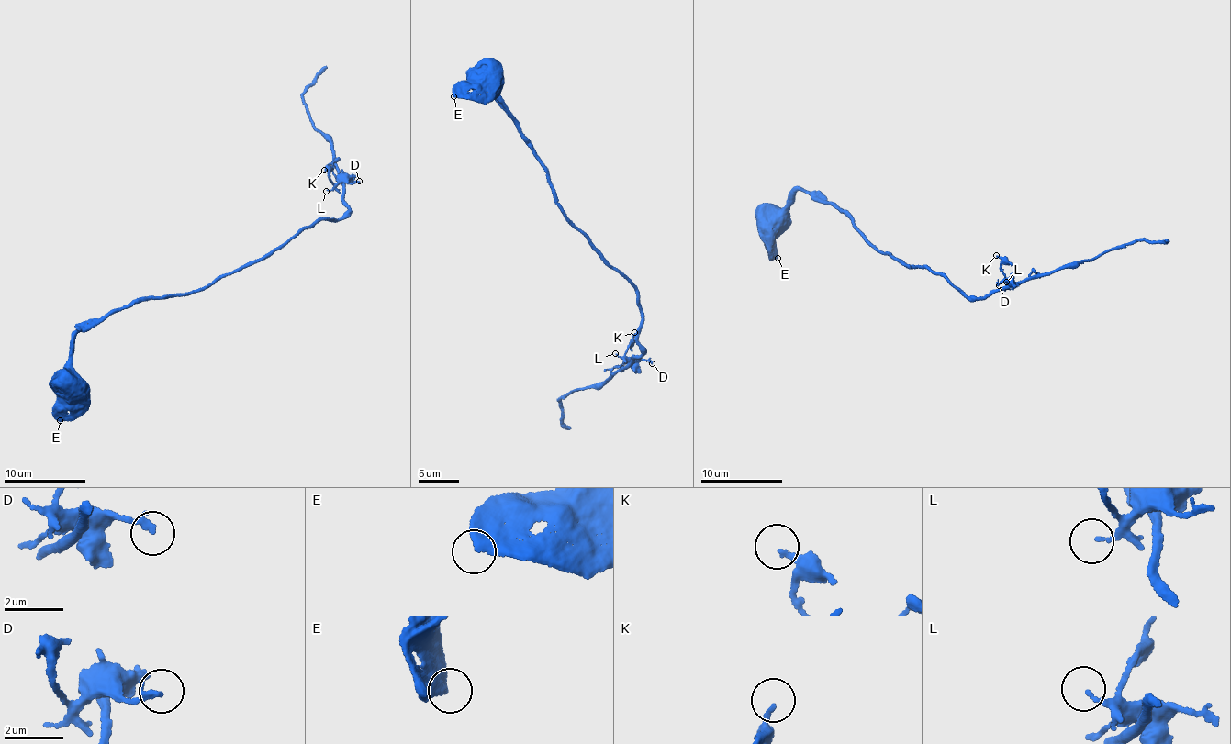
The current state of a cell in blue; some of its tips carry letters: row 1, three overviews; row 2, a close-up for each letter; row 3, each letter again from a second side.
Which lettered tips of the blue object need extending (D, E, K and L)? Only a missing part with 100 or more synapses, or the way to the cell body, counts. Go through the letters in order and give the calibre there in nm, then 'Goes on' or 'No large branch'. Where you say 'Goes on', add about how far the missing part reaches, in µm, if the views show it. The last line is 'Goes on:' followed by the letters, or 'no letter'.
D: Thickness 190 nm. No large branch
E: Thickness 440 nm. No large branch
K: Thickness 170 nm. No large branch
L: Thickness 140 nm. No large branch
Goes on: no letter

